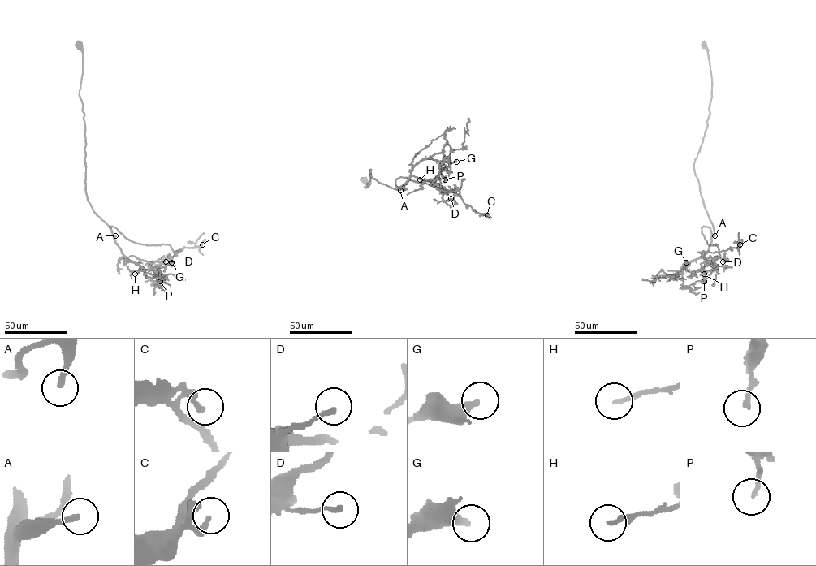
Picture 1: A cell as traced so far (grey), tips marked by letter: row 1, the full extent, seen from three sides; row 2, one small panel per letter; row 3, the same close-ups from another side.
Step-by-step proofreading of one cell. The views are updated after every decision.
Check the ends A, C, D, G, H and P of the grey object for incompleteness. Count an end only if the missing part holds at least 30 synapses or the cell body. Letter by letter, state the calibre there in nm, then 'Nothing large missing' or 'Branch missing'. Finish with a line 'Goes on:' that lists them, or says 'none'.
A: Thickness 220 nm. Branch missing
C: Thickness 190 nm. Nothing large missing
D: Thickness 180 nm. Nothing large missing
G: Thickness 360 nm. Branch missing
H: Thickness 170 nm. Nothing large missing
P: Thickness 170 nm. Nothing large missing
Goes on: A, G

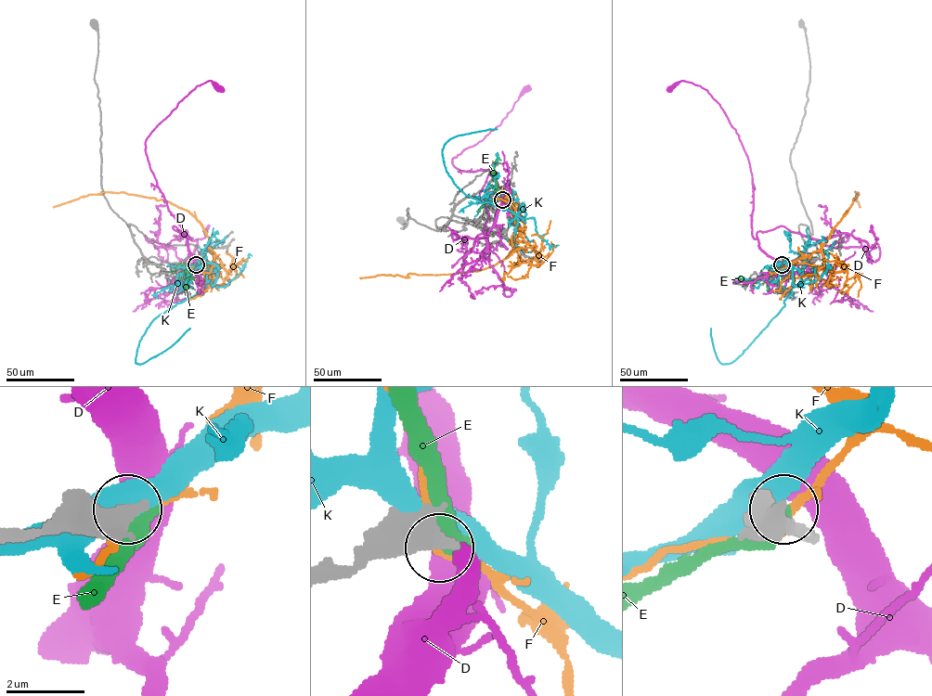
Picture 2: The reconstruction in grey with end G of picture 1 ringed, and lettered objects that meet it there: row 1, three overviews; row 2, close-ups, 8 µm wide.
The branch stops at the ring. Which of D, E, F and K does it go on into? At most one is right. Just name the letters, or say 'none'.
none

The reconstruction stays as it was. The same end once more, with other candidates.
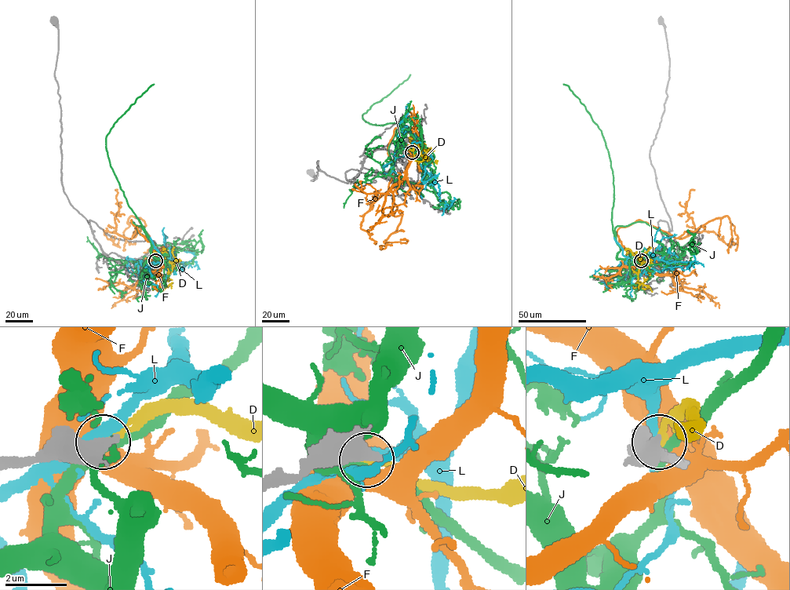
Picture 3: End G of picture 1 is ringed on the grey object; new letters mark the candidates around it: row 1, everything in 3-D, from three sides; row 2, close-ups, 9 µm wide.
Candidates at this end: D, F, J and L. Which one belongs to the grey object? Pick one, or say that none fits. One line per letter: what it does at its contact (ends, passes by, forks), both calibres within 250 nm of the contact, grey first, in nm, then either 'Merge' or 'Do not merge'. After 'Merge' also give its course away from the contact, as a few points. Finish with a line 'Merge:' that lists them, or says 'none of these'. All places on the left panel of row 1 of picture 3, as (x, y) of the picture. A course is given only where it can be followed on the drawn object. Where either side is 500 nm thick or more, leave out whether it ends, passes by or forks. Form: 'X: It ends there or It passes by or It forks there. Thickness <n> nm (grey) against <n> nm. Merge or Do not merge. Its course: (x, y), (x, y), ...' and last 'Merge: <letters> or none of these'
D: Thickness 700 nm (grey) against 240 nm. Merge. Its course: (155, 260), (166, 260), (172, 264), (172, 268), (168, 277), (156, 289), (165, 288), (172, 282)
F: Thickness 600 nm (grey) against 800 nm. Do not merge
J: Thickness 550 nm (grey) against 340 nm. Do not merge
L: Thickness 500 nm (grey) against 280 nm. Do not merge
Merge: D

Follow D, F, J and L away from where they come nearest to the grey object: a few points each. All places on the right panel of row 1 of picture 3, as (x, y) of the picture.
D: (641, 260), (643, 262), (638, 279), (632, 287), (649, 288), (636, 282)
F: (641, 260), (623, 245), (617, 234), (620, 227), (638, 220), (678, 238), (727, 216), (732, 236), (729, 253)
J: (642, 261), (638, 267), (617, 258), (620, 245), (612, 221), (613, 188), (609, 151), (585, 107), (563, 84)
L: (642, 261), (642, 257), (654, 256), (671, 267), (664, 271), (642, 270), (631, 281), (631, 296)

